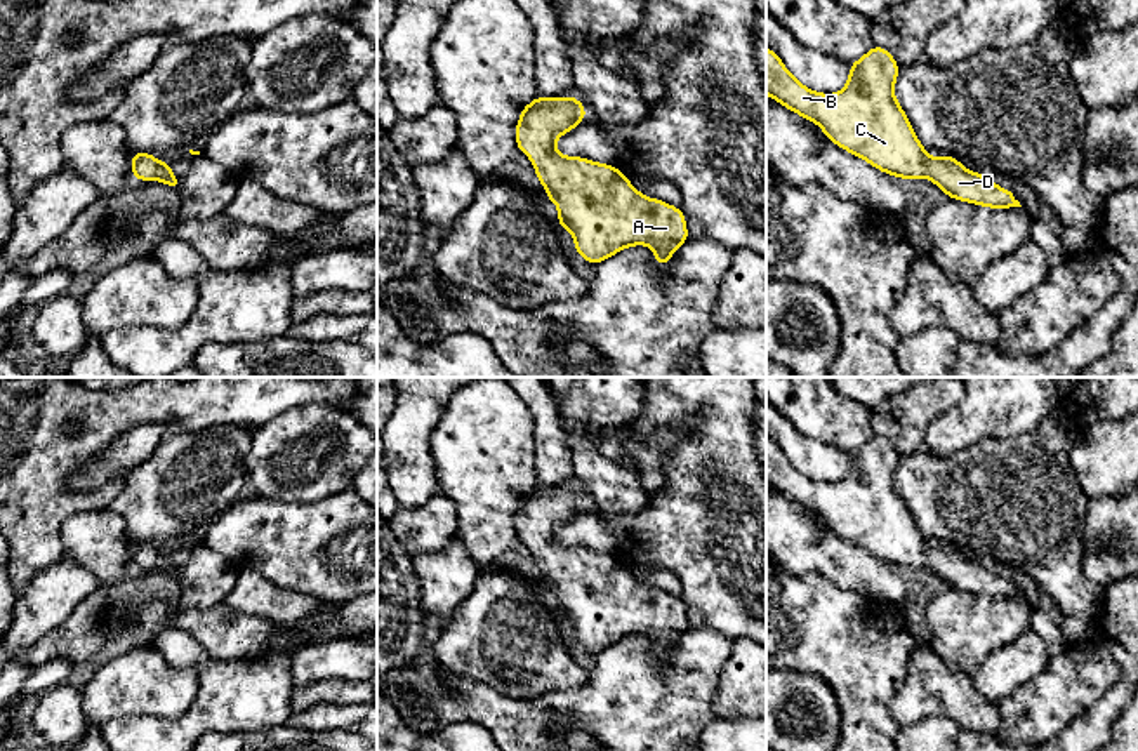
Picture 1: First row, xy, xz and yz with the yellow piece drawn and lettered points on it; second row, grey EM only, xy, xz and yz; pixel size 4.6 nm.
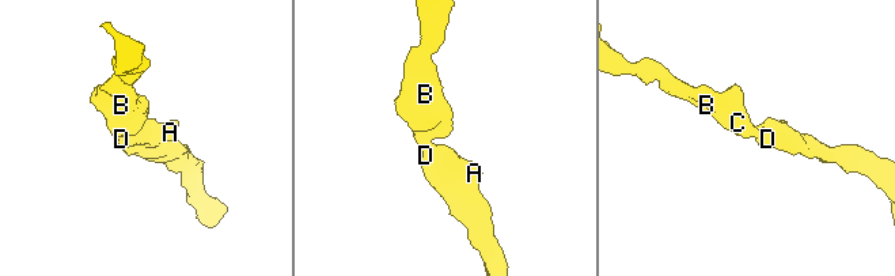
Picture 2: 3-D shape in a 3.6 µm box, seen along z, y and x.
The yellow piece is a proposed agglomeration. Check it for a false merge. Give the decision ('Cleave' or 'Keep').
Keep

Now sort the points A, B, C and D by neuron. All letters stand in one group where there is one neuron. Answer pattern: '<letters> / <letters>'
A B C D

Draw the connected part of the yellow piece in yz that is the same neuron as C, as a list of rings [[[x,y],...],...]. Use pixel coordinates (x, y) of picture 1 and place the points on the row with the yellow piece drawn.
[[[766,47],[766,94],[822,127],[825,137],[853,156],[900,179],[928,177],[949,198],[990,207],[1022,207],[1011,189],[968,170],[954,156],[931,158],[914,134],[893,87],[898,63],[872,47],[850,66],[846,87],[836,94],[806,89]]]

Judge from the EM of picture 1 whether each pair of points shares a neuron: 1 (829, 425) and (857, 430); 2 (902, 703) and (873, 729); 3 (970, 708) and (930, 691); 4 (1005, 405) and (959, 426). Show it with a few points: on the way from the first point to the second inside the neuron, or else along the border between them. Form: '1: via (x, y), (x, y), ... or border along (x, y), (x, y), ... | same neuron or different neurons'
1: via (836, 425), (850, 428) | same neuron
2: border along (907, 675), (890, 701), (890, 713), (899, 725) | different neurons
3: via (959, 701), (951, 692), (940, 691) | same neuron
4: via (994, 405), (970, 421) | same neuron

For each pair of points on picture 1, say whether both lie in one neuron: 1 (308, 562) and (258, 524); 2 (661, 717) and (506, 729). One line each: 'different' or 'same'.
1: same
2: same

